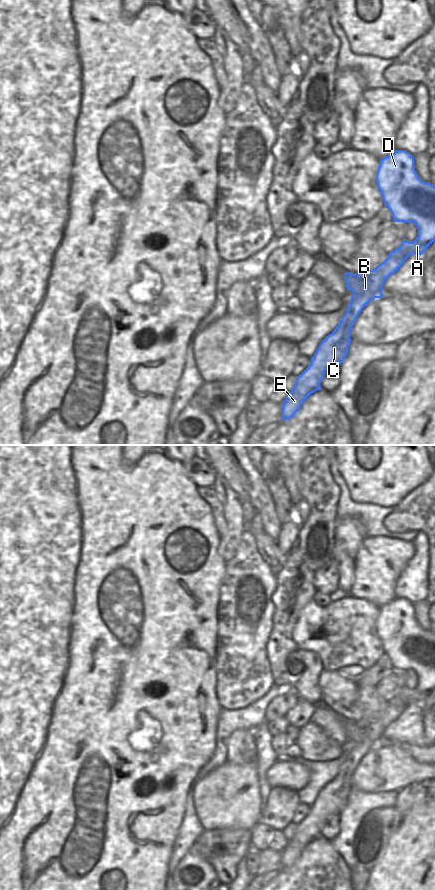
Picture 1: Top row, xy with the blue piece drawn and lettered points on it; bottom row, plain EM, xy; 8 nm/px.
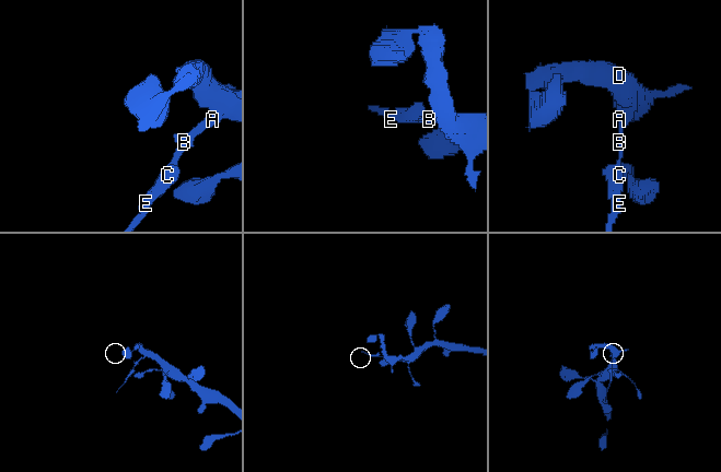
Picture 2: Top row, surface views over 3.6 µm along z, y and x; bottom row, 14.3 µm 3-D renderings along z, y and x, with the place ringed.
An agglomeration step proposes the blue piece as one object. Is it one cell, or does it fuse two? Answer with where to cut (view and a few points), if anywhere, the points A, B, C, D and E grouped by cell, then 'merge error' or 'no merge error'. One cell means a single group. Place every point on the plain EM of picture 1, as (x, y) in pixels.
cut xy (346, 759), (351, 759), (355, 766); groups A B D / C E; merge error

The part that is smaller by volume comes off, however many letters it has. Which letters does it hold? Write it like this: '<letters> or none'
C, E

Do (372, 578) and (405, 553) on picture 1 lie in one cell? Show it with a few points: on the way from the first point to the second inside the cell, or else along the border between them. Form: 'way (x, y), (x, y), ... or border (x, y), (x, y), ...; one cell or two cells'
way (376, 568), (387, 557), (395, 554); one cell

